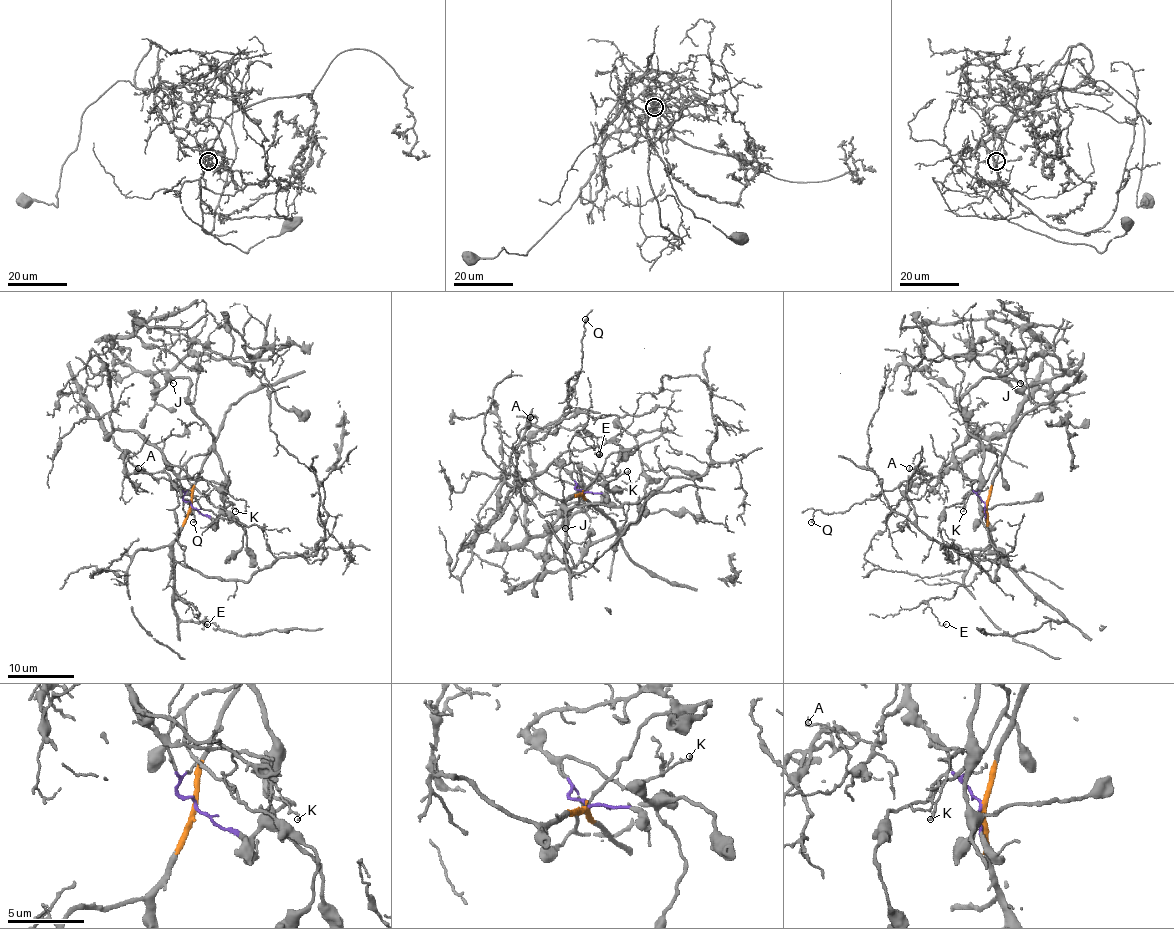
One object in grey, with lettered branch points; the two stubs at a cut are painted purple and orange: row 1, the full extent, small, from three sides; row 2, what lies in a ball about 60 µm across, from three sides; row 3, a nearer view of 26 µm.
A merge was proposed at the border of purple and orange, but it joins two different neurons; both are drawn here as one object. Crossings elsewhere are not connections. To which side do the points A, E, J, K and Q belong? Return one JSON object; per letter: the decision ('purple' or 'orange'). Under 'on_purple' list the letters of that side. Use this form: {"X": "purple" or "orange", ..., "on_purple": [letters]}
{"A": "purple", "E": "orange", "J": "purple", "K": "purple", "Q": "purple", "on_purple": ["A", "J", "K", "Q"]}

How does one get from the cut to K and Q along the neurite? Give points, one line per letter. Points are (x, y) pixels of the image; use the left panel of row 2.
K: (191, 505), (184, 499), (181, 479), (214, 480), (224, 485), (224, 494), (236, 510)
Q: (191, 505), (161, 452), (130, 430), (109, 435), (124, 450), (125, 475), (164, 477), (189, 504), (192, 522)

